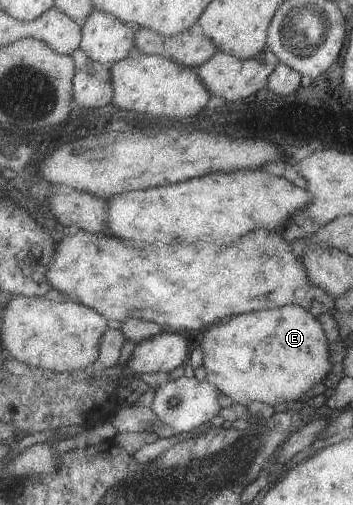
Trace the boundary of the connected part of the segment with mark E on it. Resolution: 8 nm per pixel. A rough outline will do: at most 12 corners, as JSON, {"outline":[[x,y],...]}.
{"outline":[[296,305],[210,325],[205,380],[233,403],[300,400],[332,368]]}

